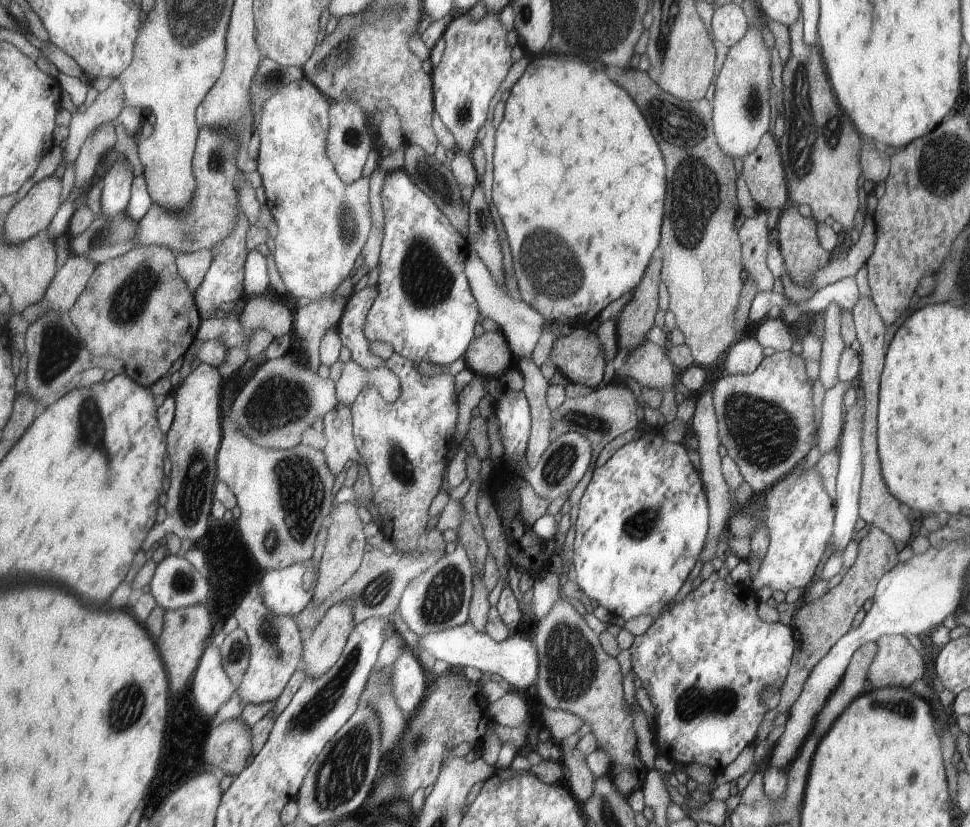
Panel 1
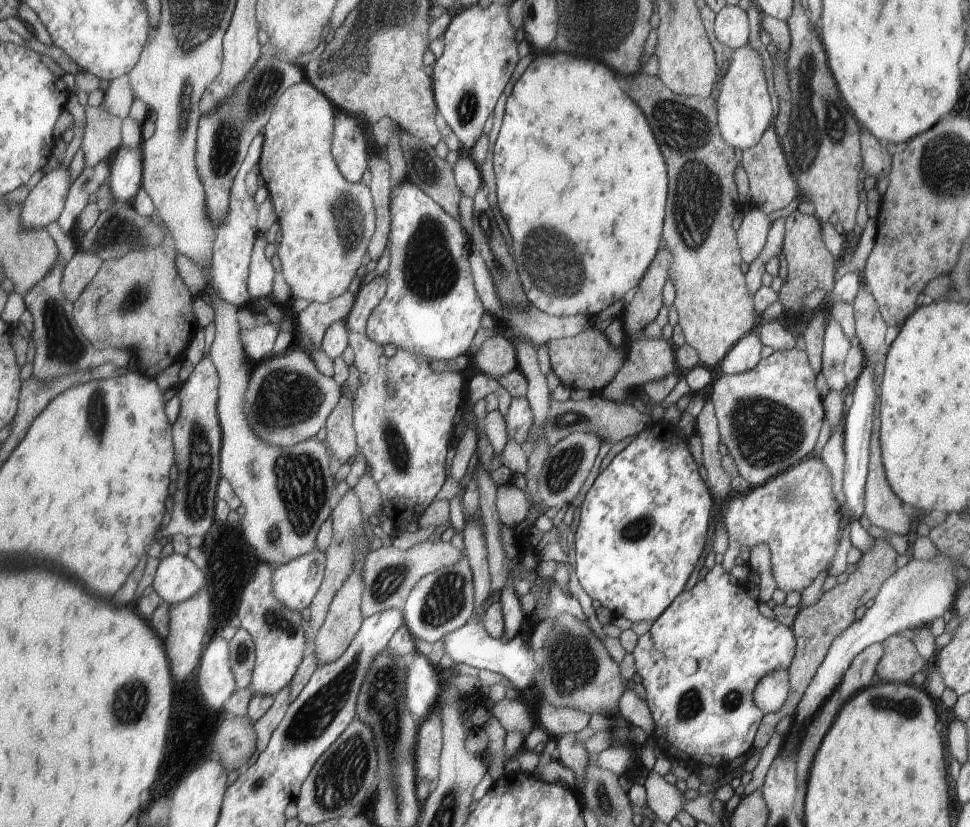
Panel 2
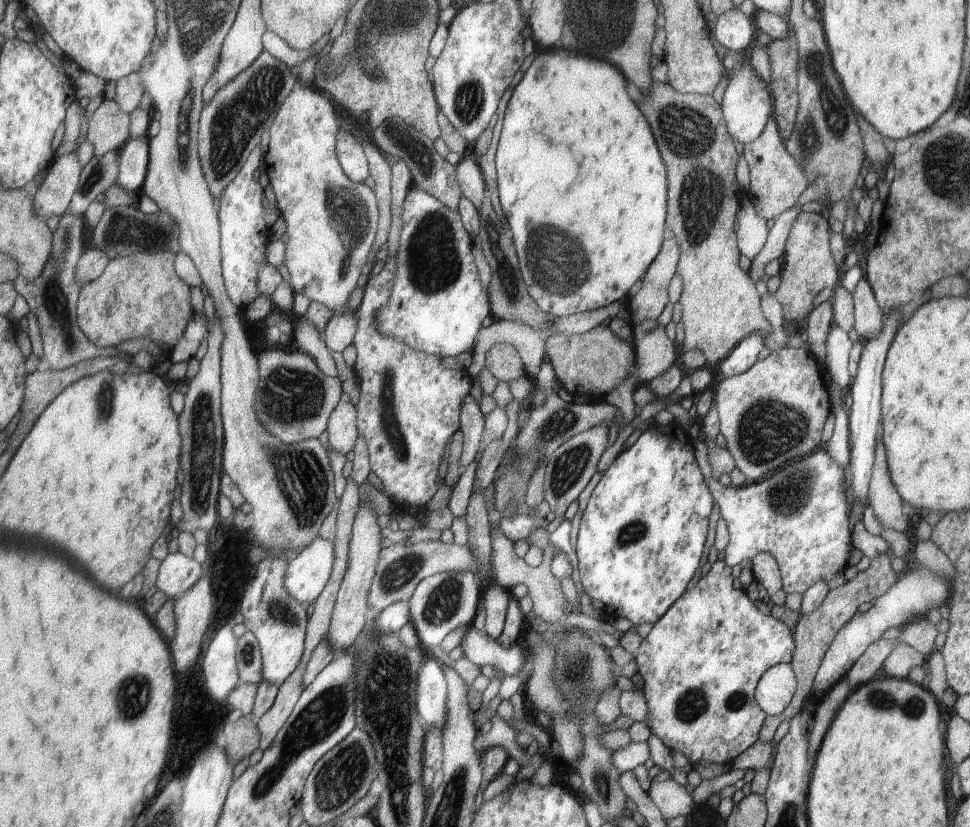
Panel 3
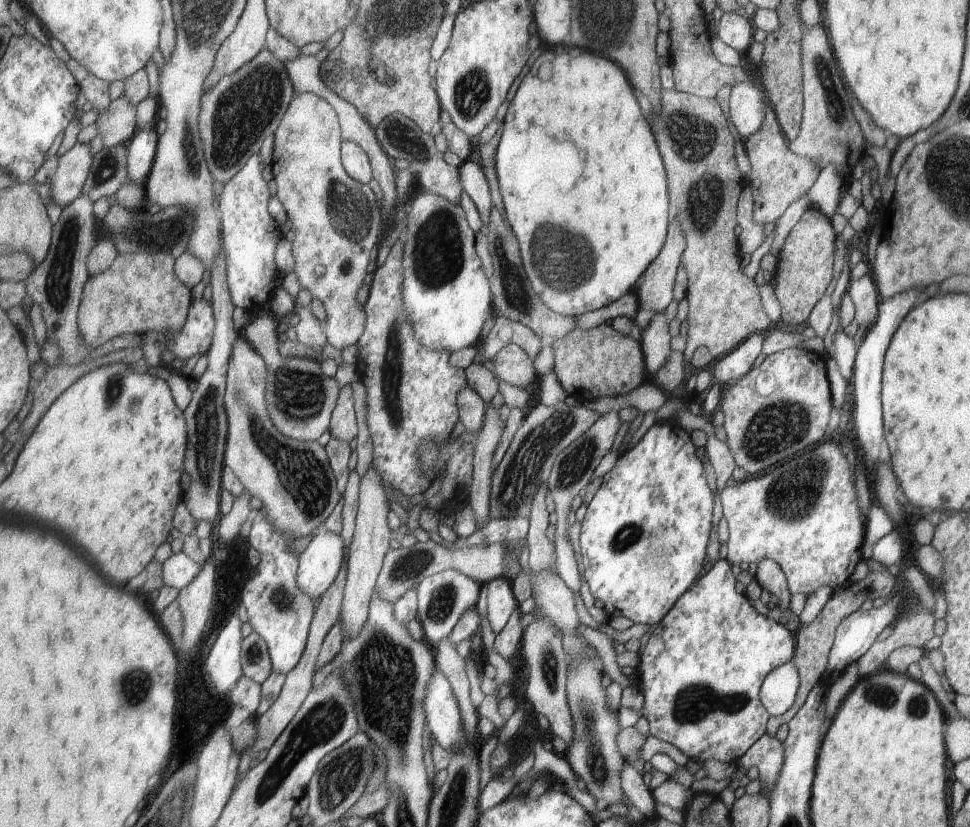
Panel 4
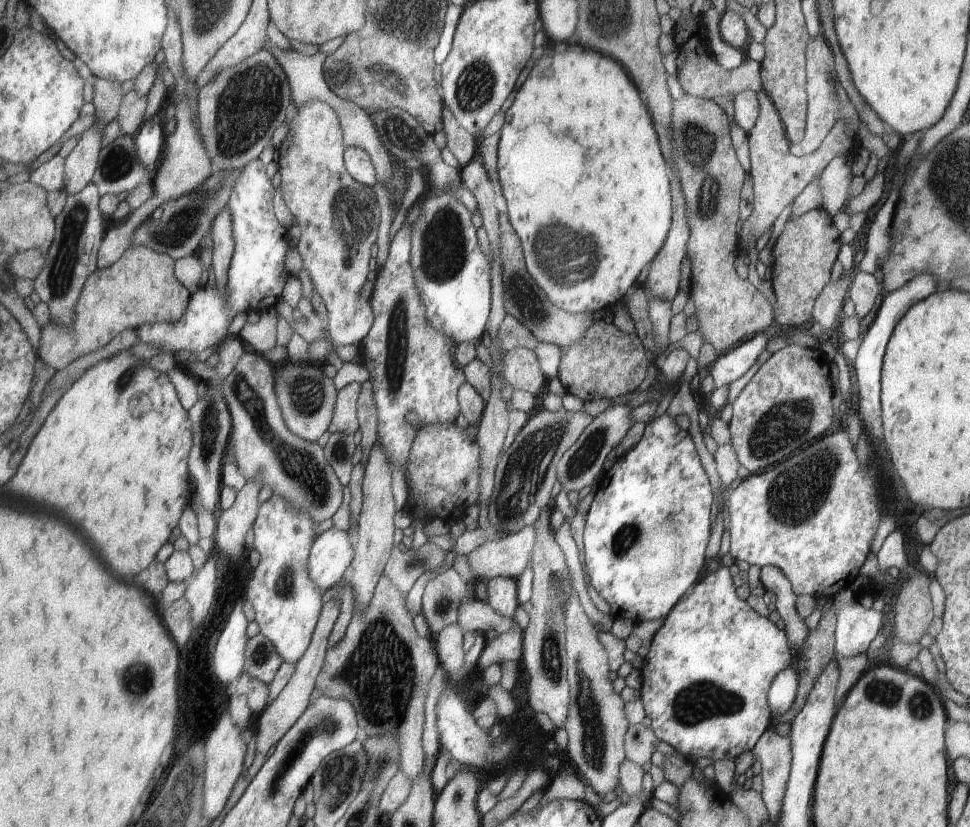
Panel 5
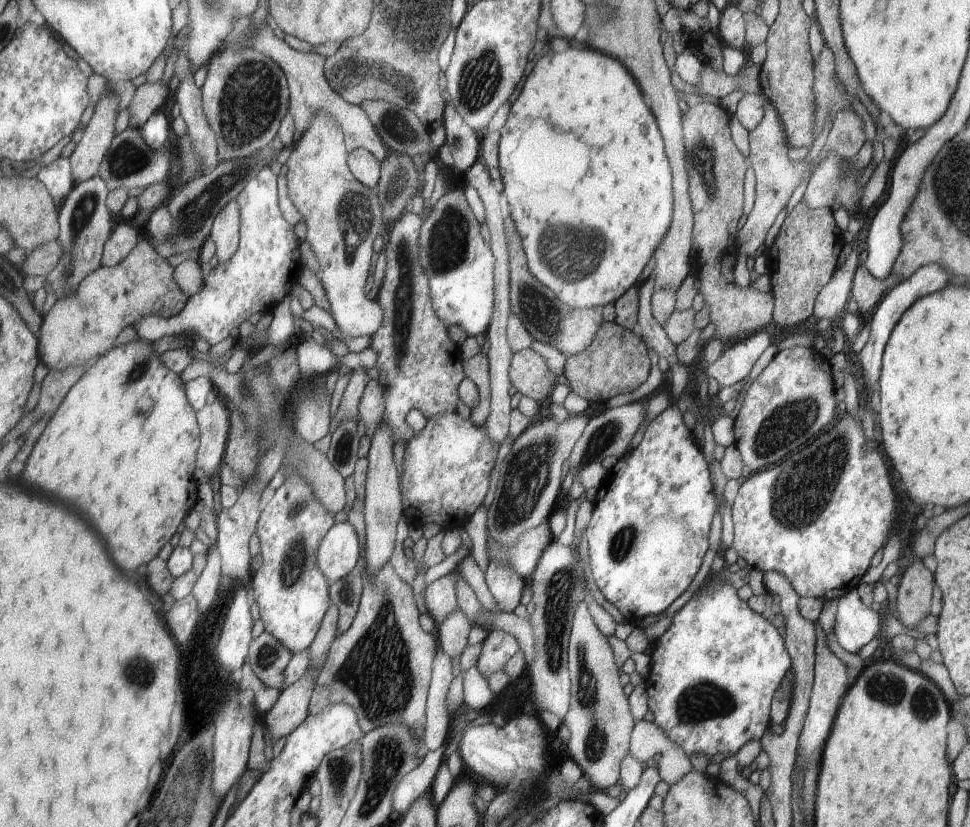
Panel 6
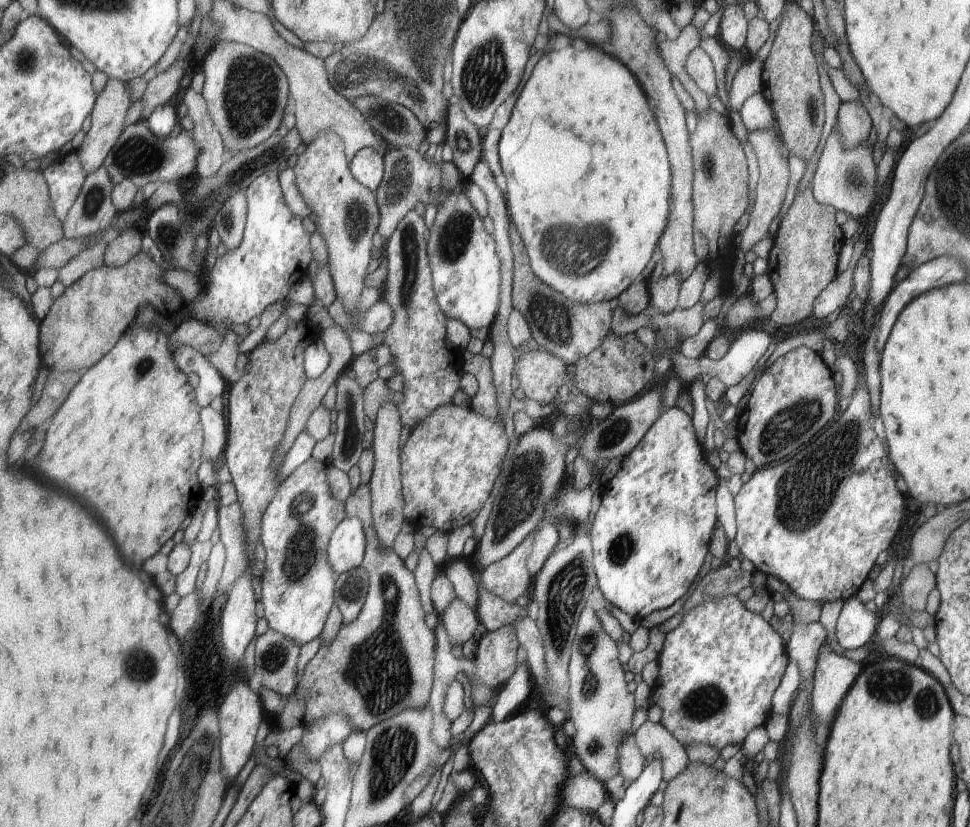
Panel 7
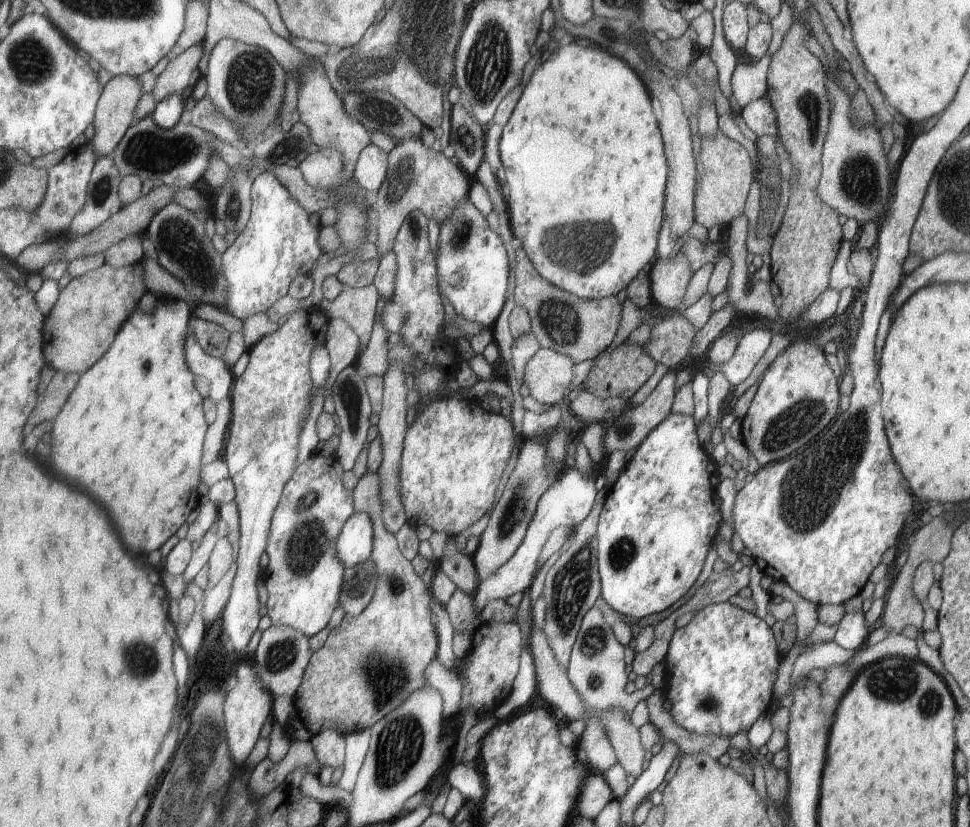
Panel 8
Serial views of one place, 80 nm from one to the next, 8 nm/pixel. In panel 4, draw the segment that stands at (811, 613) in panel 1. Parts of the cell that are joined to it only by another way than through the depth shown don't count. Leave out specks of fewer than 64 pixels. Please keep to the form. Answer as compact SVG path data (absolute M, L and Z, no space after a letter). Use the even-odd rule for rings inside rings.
M881 564L882 571L869 570L864 578L859 582L850 583L843 590L833 592L832 596L825 602L825 606L819 610L819 614L815 616L814 620L811 620L809 624L797 624L795 629L796 632L796 652L793 652L793 659L790 663L795 666L798 674L798 690L795 696L795 700L789 709L781 715L775 715L773 718L769 718L767 722L767 736L773 737L777 732L777 729L781 724L789 722L791 718L799 711L801 704L805 701L807 694L814 688L821 680L821 674L825 670L825 664L827 664L827 654L831 649L831 644L834 640L835 629L839 625L839 622L854 612L860 609L860 606L865 600L873 601L875 598L887 598L889 593L895 586L895 578L889 574L887 566ZM883 596L883 597L880 597Z

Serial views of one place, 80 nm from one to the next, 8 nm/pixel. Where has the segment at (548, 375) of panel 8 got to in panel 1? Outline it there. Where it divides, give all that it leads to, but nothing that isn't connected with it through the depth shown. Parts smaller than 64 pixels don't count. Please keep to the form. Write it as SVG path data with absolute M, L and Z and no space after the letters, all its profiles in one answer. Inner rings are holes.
M500 330L487 331L474 339L465 358L472 372L484 377L499 376L518 364L508 340Z

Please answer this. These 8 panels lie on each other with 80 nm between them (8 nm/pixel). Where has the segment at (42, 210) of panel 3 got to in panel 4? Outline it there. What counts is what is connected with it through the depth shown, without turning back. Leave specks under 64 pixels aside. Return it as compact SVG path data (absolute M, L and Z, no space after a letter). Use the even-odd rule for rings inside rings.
M76 143L60 158L56 178L50 186L52 199L61 208L83 193L93 161L89 143Z

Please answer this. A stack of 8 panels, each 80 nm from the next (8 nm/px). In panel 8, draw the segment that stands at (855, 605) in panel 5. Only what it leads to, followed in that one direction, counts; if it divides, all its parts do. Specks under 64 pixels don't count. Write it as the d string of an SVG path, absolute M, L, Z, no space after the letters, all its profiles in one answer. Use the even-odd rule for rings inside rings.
M864 613L844 614L837 623L833 641L842 649L857 650L863 647L865 638L871 631L864 623Z

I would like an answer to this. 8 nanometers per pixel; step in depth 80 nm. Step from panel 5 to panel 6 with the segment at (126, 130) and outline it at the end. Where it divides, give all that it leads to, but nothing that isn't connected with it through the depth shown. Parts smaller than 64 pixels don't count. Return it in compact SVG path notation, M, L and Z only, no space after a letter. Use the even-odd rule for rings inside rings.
M159 79L154 83L144 83L137 89L129 108L131 112L129 126L141 129L157 108L161 108L169 101L172 92L169 91L167 82L168 80L163 82Z

